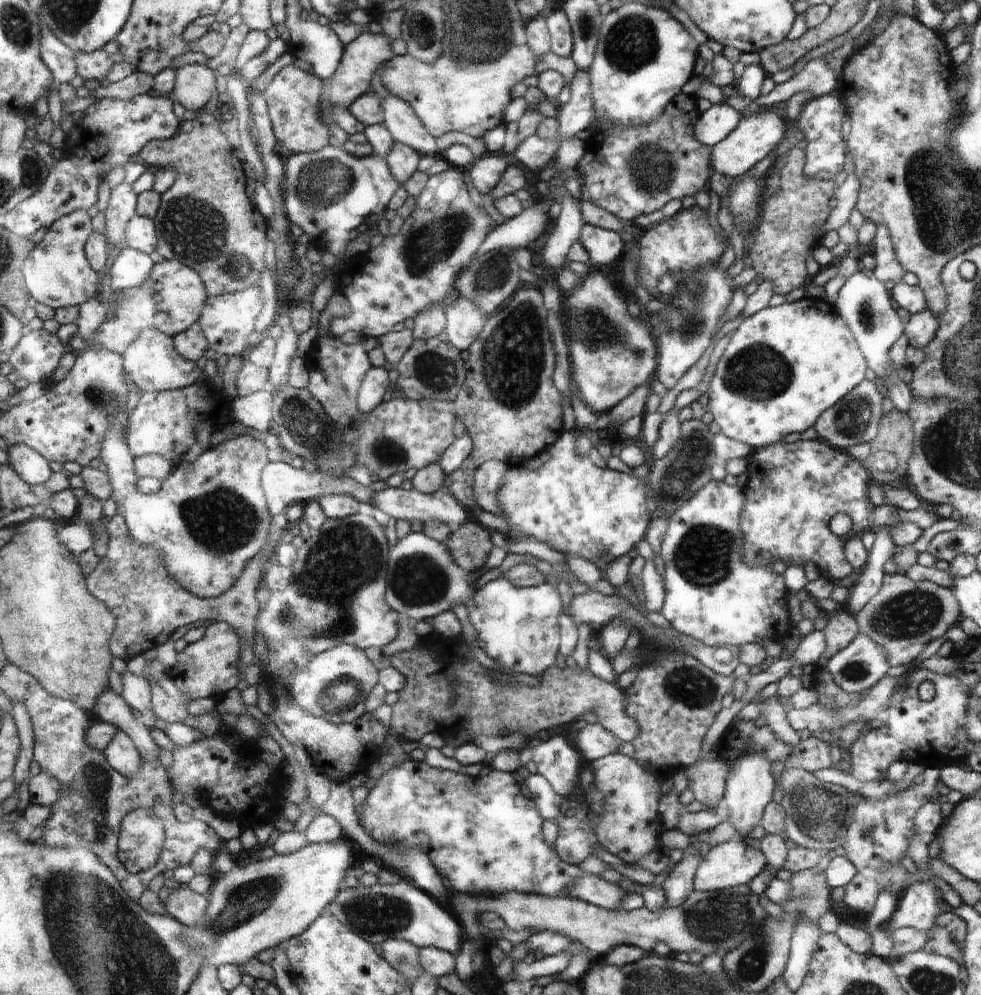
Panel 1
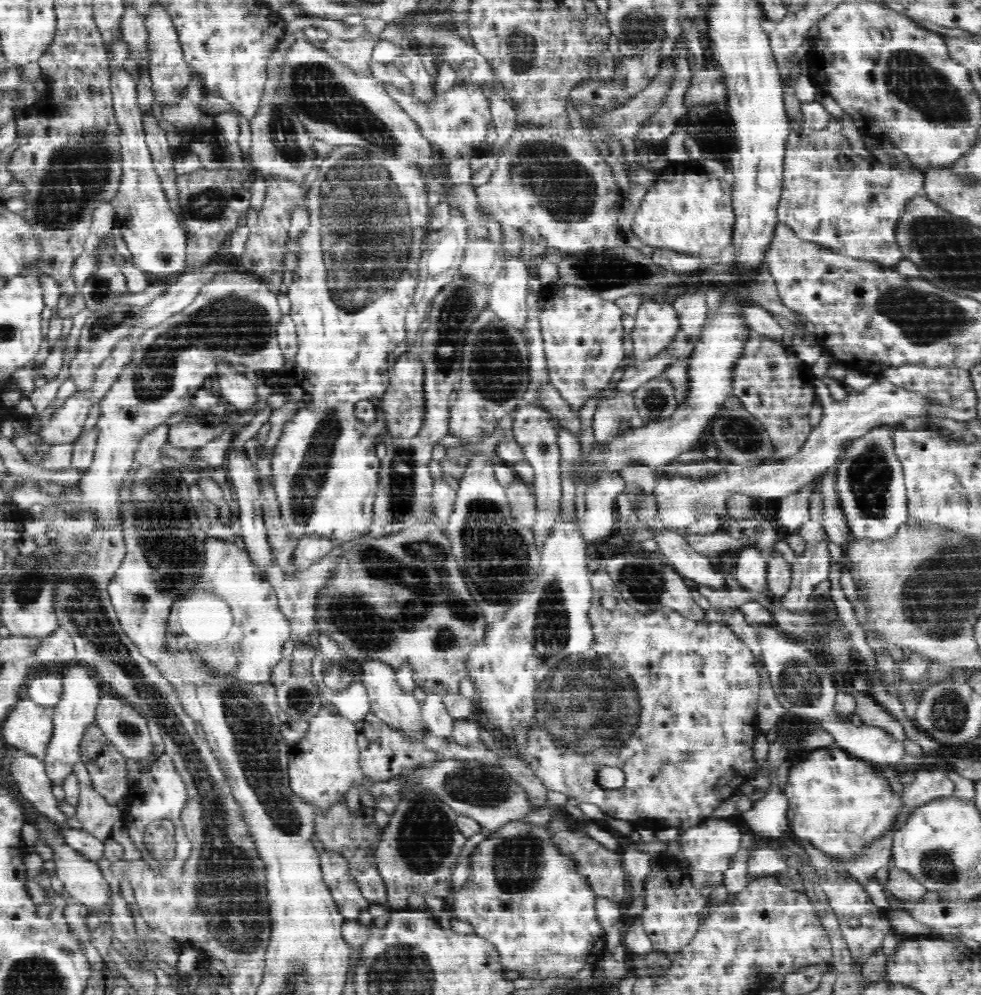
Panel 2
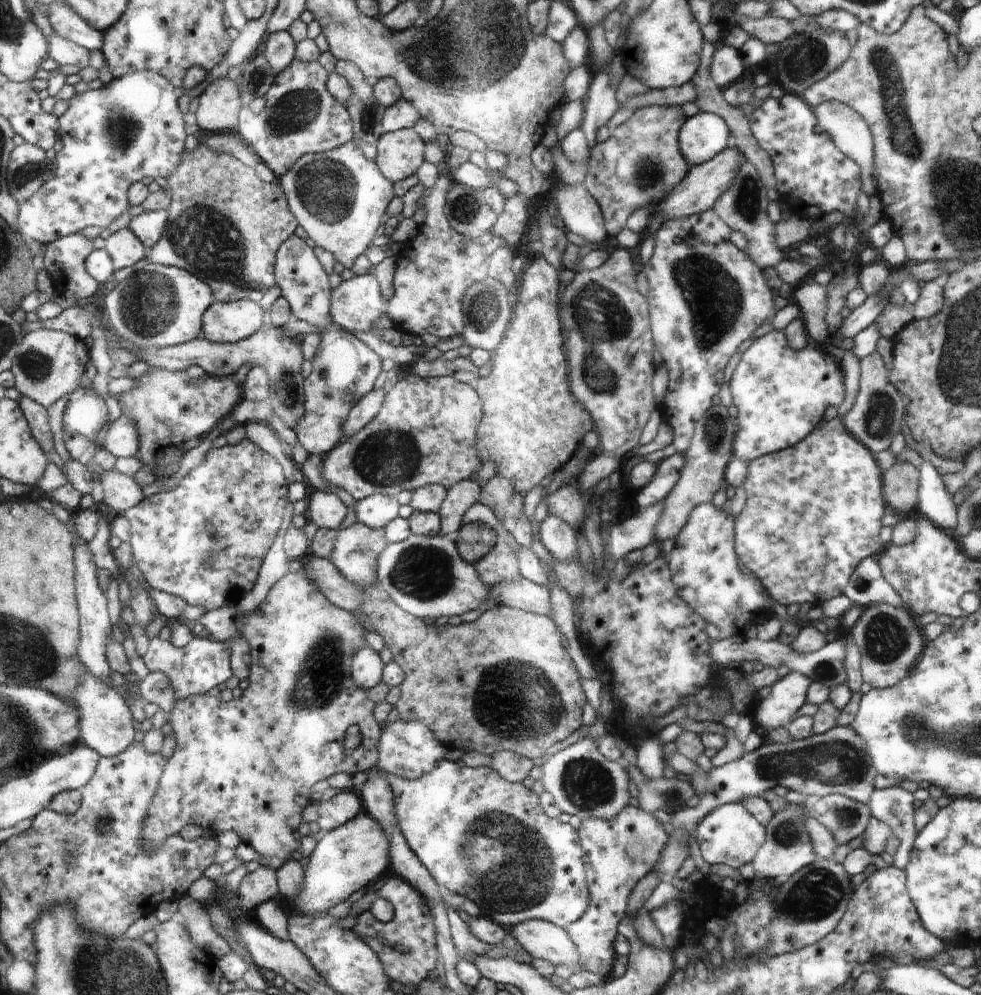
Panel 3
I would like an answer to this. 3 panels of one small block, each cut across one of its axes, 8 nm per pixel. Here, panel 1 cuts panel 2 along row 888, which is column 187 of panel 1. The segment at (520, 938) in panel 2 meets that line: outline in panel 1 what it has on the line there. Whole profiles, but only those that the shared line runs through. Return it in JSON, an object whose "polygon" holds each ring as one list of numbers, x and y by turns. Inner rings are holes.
{"polygon":[[126,403,126,408,115,412,112,430,101,456,113,482,112,500,118,503,119,513,129,520,131,535,142,544,152,544,160,552,168,574,178,580,182,588,207,599,225,595,245,574,247,565,250,560,254,560,254,554,260,551,260,546,267,543,270,514,266,508,262,486,263,471,268,466,267,446,250,435,240,435,226,444,206,450,206,454,194,462,180,461,174,474,162,482,160,492,146,494,139,488,136,456,131,451,126,434,132,411,133,404]]}

